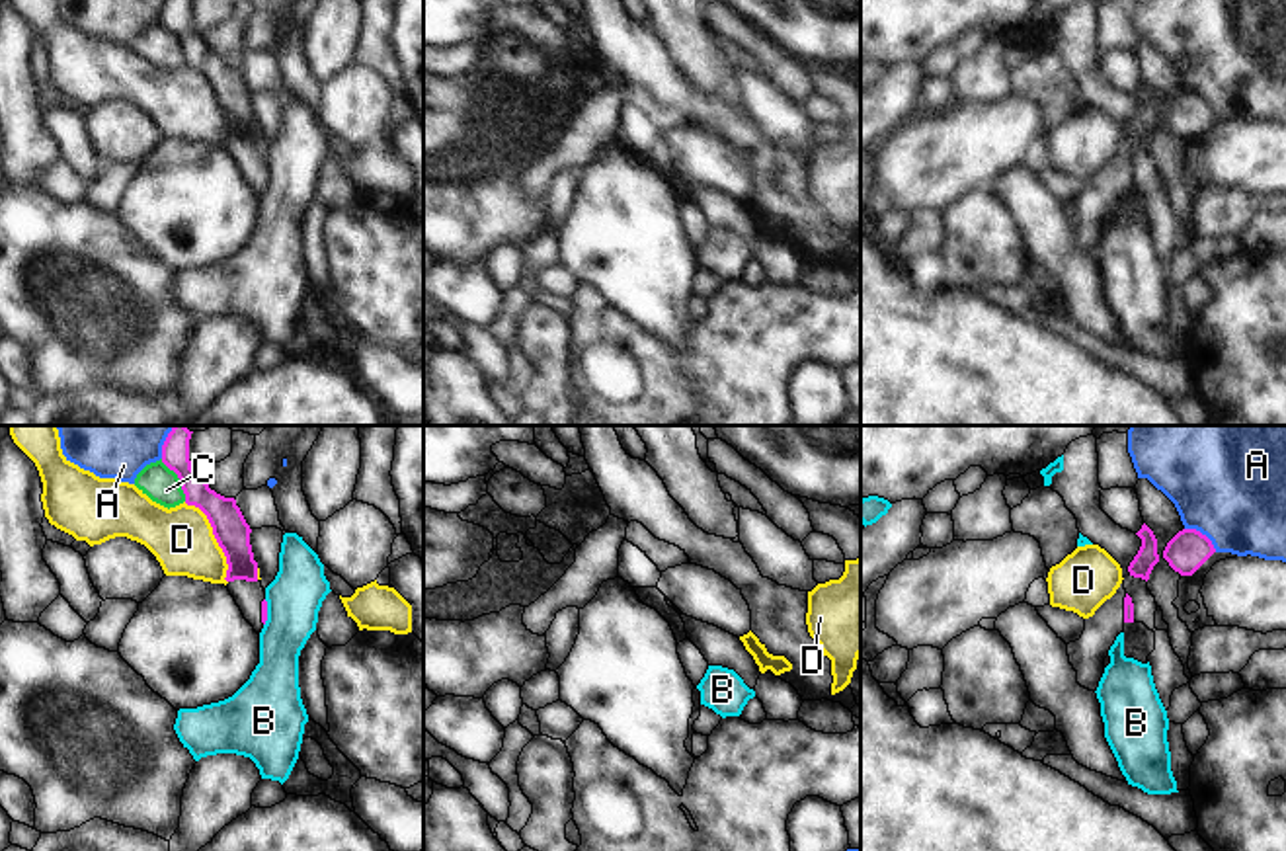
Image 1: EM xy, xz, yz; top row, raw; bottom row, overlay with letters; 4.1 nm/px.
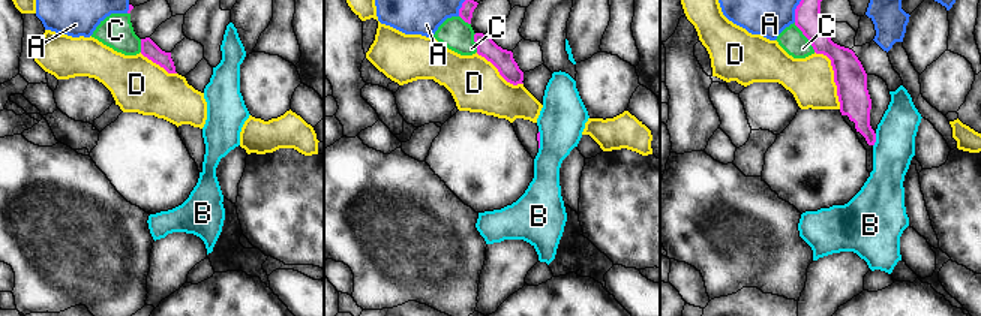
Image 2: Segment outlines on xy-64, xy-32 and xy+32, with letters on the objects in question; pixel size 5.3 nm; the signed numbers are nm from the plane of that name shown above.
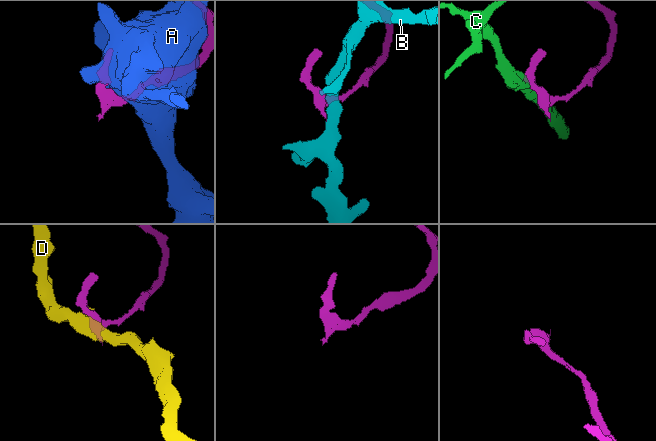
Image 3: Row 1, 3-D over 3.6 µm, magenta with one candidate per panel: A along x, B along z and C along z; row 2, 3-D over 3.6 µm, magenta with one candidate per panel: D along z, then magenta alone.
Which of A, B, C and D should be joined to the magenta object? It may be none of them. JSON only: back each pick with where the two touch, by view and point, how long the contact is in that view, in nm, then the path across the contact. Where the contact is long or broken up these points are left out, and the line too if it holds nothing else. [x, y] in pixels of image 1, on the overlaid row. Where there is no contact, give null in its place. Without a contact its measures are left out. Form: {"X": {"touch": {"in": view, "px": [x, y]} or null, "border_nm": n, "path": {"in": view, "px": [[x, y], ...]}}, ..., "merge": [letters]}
{"merge": []}

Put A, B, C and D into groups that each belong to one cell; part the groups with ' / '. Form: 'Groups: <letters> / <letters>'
Groups: A / B / C / D

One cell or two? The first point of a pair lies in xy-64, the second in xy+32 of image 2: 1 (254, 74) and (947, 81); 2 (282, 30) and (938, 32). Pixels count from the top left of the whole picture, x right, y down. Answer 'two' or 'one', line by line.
1: one
2: two

